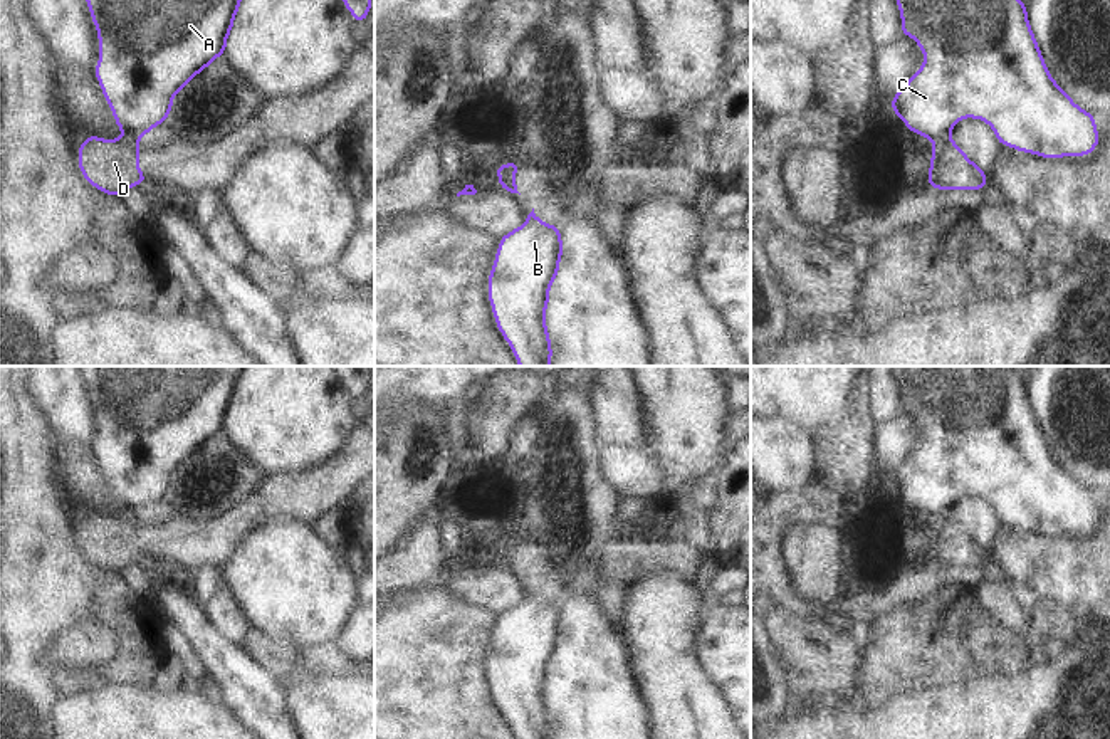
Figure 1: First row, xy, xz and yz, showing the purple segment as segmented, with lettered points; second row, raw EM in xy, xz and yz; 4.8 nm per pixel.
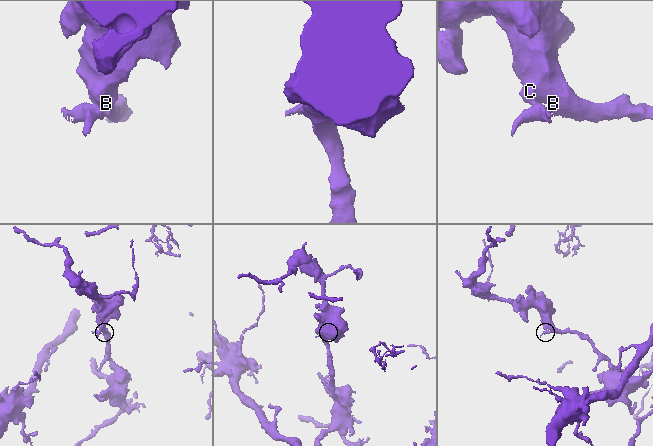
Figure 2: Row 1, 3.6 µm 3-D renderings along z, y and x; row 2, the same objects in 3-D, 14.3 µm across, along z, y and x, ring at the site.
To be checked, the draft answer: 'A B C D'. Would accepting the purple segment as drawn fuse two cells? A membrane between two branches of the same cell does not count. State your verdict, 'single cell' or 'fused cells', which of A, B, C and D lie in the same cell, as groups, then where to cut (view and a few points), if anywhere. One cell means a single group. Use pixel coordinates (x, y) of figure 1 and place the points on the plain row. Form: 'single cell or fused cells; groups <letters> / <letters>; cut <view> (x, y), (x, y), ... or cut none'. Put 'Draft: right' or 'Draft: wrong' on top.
Draft: wrong
fused cells; groups A B C / D; cut yz (949, 513), (934, 519)

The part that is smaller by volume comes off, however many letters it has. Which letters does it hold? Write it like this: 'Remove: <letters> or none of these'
Remove: D

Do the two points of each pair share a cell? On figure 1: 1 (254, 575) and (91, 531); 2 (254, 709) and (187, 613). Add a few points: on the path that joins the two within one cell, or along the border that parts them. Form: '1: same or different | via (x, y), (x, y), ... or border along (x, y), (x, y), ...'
1: different | border along (247, 534), (222, 566)
2: same | via (247, 686), (205, 637)

